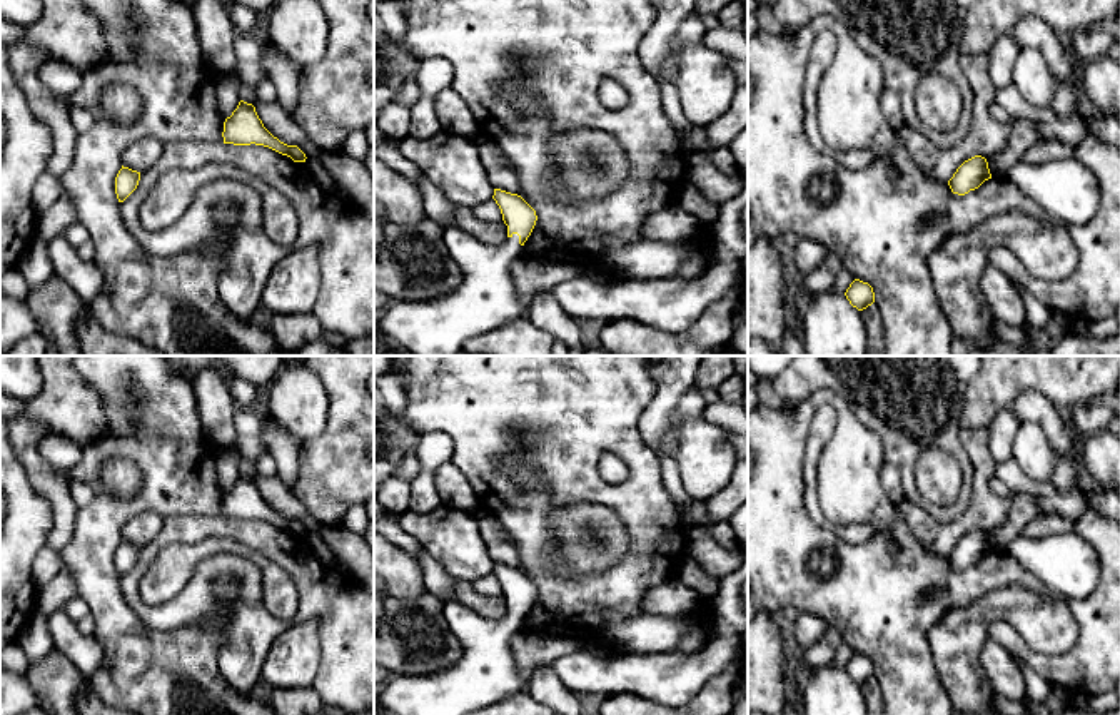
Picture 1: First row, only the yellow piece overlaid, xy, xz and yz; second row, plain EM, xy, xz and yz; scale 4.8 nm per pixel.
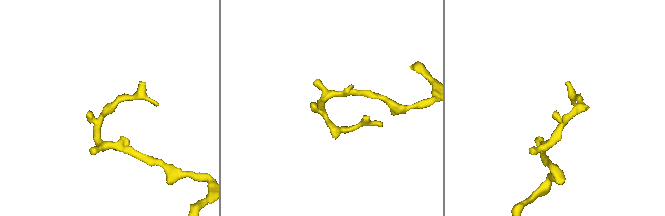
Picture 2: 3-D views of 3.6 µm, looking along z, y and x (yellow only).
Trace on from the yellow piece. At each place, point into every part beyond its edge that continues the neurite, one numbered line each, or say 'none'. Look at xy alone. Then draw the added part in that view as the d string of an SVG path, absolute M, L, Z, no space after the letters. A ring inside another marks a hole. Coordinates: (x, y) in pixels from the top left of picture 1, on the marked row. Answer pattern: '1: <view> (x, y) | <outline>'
none

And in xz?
1: xz (486, 299) | M457 227L444 229L444 244L462 272L462 282L449 294L424 301L391 301L377 329L414 356L457 356L467 339L479 337L514 319L527 316L517 301L511 279L511 262L521 256L519 236L506 244L482 246Z

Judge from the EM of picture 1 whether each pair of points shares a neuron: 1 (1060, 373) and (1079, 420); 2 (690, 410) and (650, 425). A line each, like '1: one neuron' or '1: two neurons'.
1: two neurons
2: two neurons

